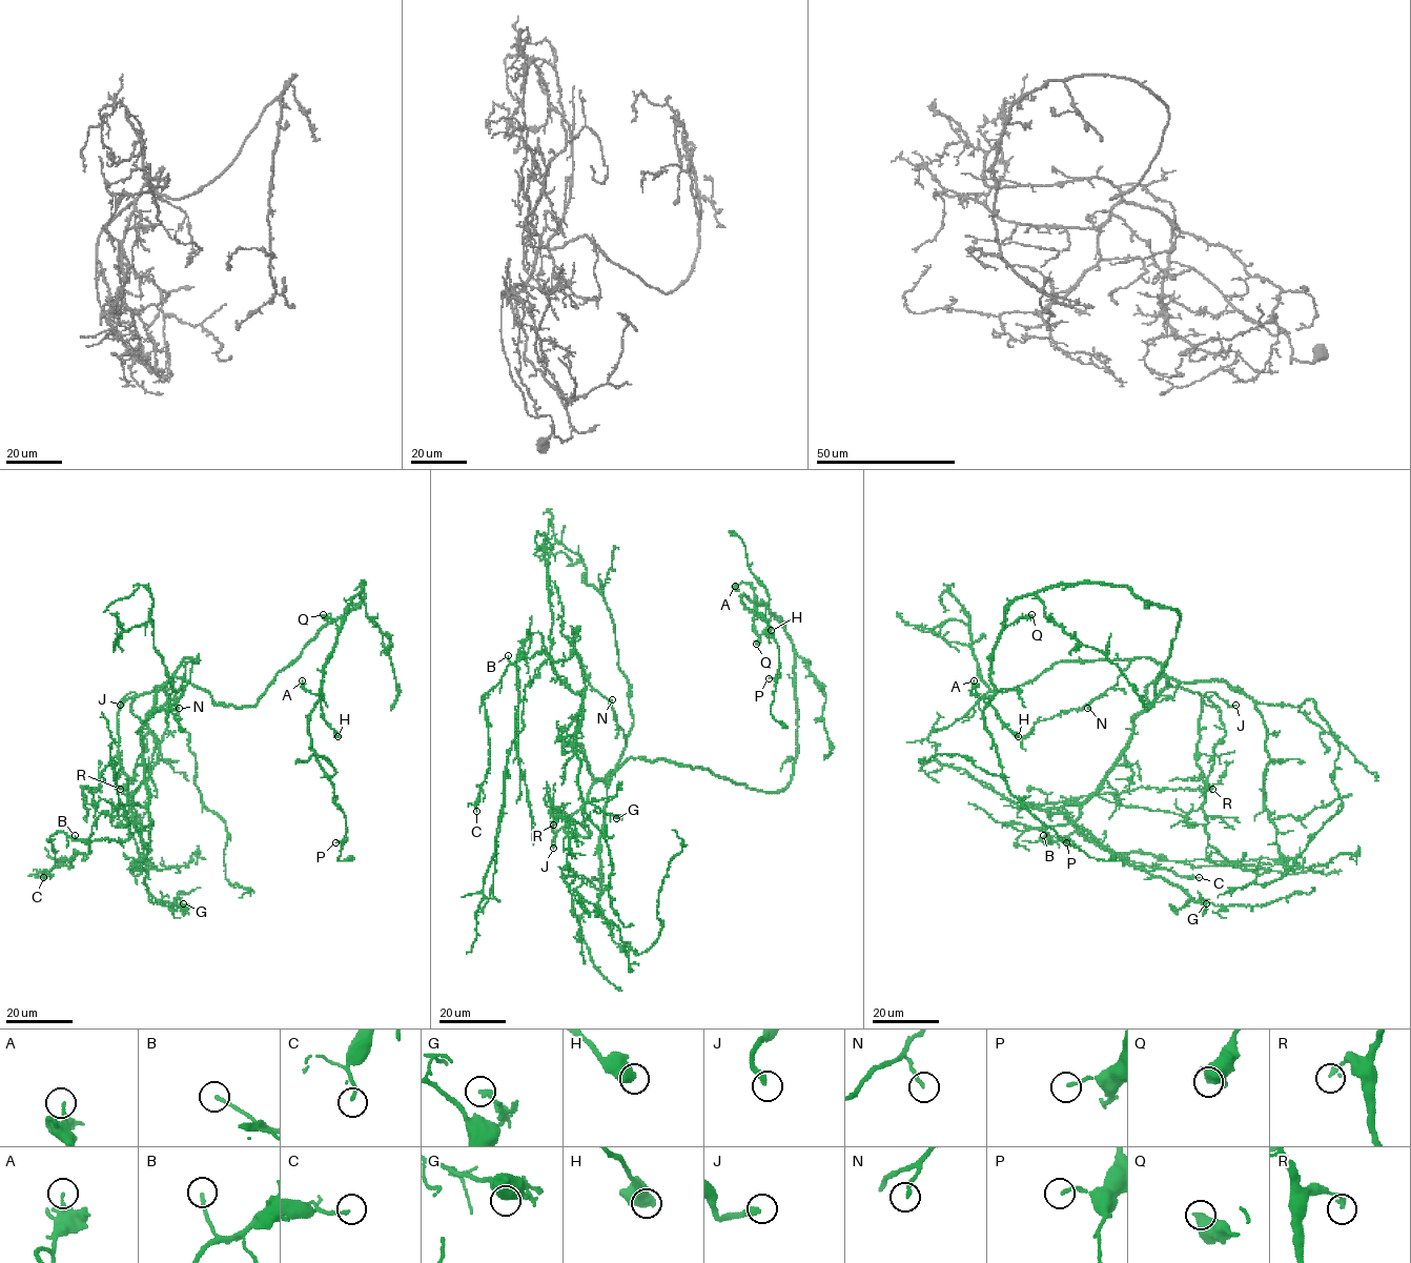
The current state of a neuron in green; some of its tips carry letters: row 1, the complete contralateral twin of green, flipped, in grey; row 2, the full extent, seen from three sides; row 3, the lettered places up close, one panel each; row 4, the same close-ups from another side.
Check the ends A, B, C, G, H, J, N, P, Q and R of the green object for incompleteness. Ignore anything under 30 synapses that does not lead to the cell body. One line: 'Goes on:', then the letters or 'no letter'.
Goes on: C, J

